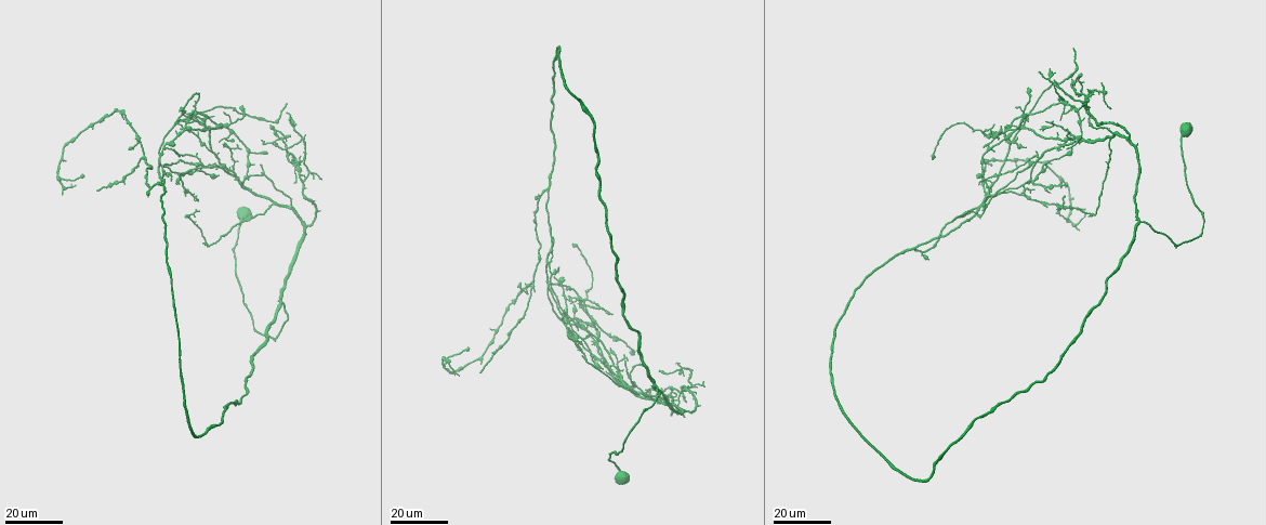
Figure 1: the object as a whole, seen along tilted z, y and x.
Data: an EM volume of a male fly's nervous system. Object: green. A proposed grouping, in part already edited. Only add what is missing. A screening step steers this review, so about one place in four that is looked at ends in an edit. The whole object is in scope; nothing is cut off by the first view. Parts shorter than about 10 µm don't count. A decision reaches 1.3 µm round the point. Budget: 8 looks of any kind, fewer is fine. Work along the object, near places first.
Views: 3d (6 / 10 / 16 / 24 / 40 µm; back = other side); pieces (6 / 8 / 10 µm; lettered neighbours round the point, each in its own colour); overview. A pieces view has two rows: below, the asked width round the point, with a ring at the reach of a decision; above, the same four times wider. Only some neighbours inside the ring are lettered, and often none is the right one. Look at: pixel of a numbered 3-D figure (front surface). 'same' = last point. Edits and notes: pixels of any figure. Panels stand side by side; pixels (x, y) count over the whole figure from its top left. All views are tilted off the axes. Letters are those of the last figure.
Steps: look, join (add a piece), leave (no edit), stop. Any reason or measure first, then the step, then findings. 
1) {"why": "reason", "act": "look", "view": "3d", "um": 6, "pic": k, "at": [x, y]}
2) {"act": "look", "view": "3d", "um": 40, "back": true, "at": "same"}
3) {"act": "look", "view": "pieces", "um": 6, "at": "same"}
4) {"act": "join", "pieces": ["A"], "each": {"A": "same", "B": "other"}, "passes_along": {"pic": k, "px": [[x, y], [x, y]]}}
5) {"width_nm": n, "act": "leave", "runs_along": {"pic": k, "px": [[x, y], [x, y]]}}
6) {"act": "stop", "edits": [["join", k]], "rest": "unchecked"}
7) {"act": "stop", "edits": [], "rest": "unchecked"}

{"why": "end of a long branch", "act": "look", "view": "3d", "um": 24, "pic": 1, "at": [1074, 50]}

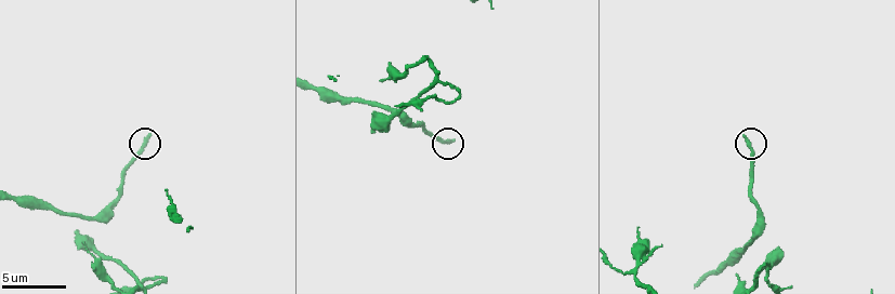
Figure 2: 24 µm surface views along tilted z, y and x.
{"why": "what lies round it", "act": "look", "view": "pieces", "um": 6, "pic": 2, "at": [148, 135]}

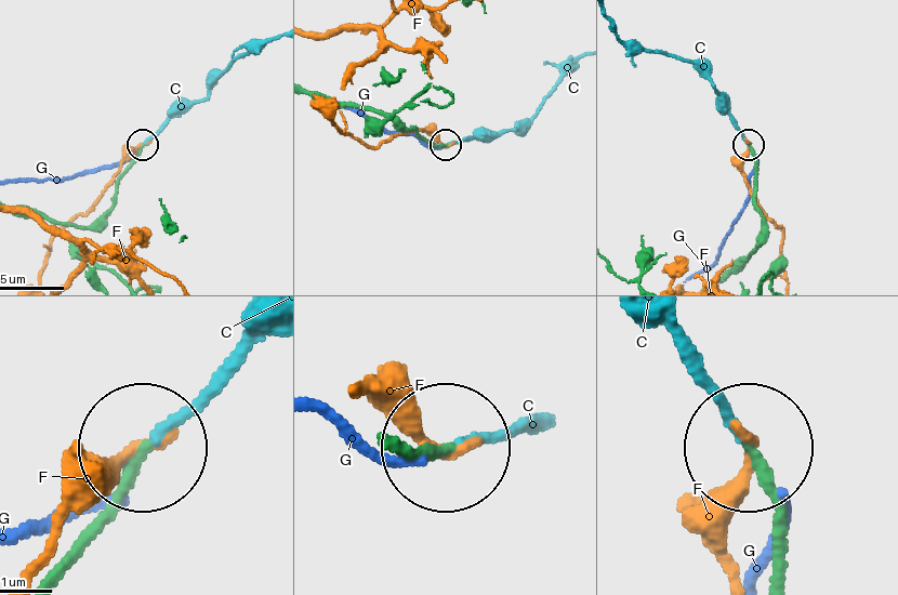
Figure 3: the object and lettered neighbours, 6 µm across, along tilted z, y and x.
{"act": "join", "pieces": ["C"], "each": {"C": "same", "F": "other", "G": "other"}, "passes_along": {"pic": 3, "px": [[388, 438], [430, 454], [537, 424]]}, "found": "the cell continues"}

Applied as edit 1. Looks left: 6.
{"act": "look", "view": "overview"}

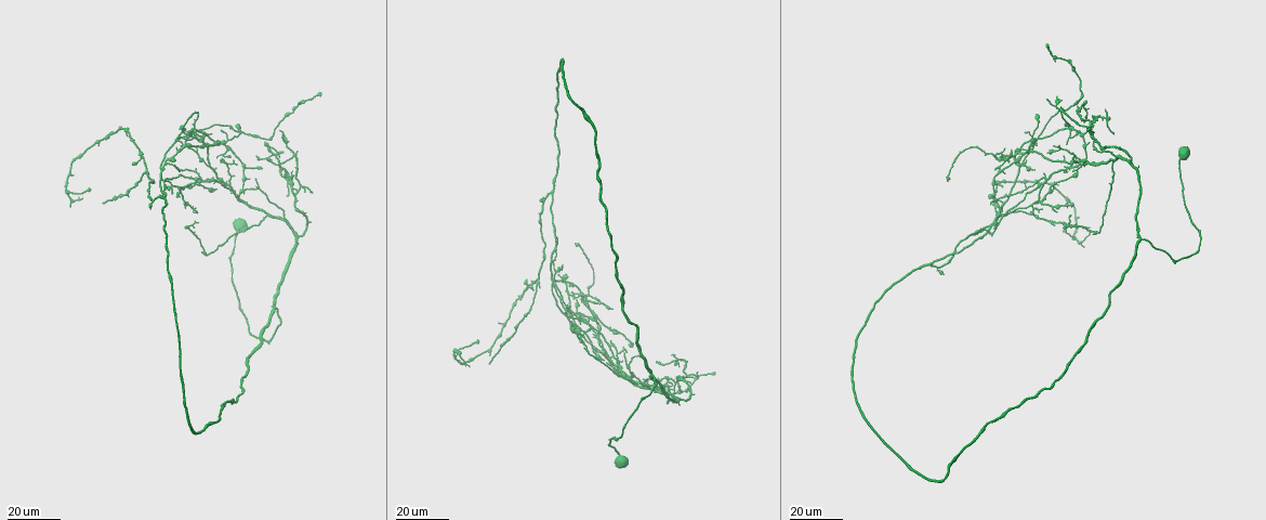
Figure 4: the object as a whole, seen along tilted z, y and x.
{"why": "an open end", "act": "look", "view": "3d", "um": 16, "pic": 4, "at": [477, 340]}

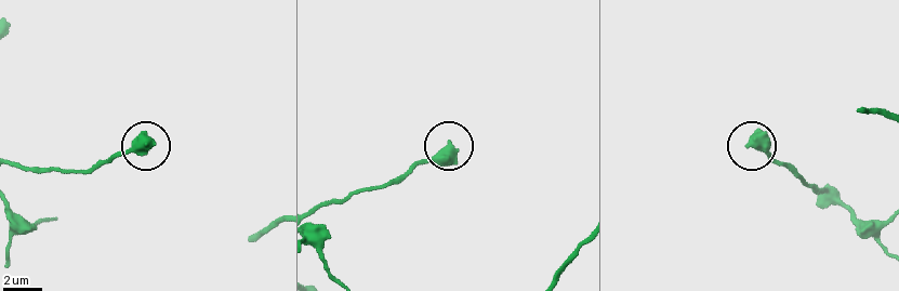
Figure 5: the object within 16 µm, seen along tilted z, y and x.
{"act": "look", "view": "pieces", "um": 8, "pic": 5, "at": [456, 151]}

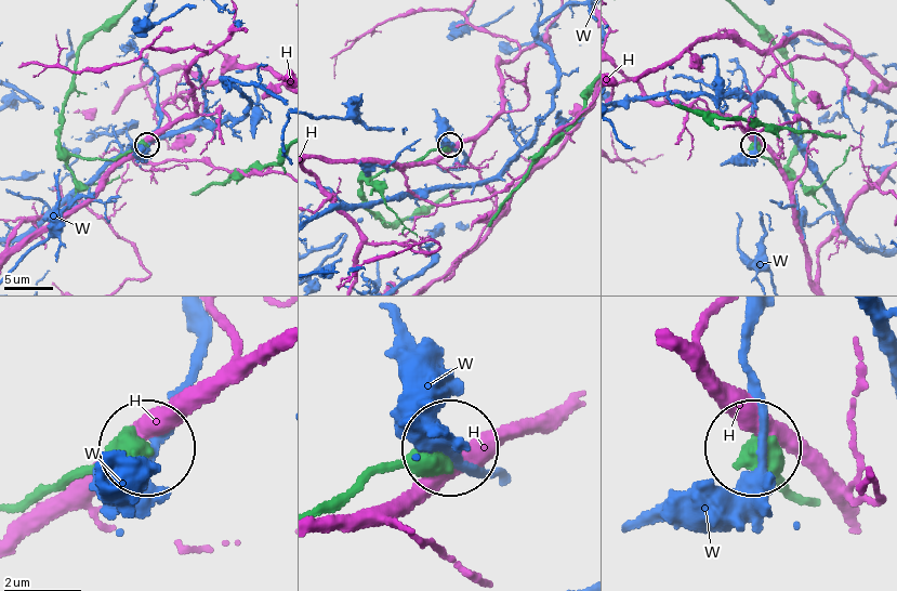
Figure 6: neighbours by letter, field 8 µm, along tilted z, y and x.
{"act": "leave", "each": {"H": "other", "W": "other"}, "found": "no lettered piece goes on from it"}

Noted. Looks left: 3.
{"why": "tapers out", "act": "look", "view": "3d", "um": 24, "pic": 1, "at": [953, 219]}

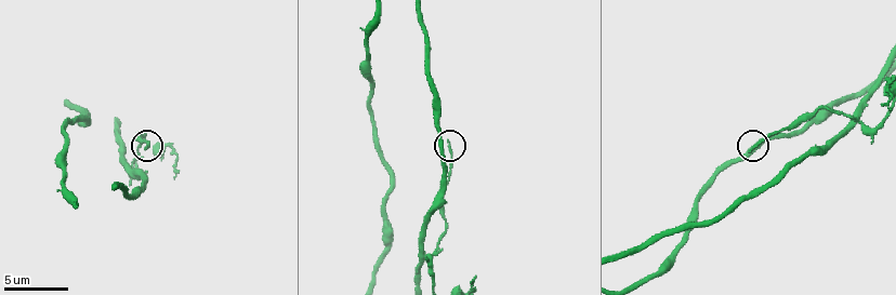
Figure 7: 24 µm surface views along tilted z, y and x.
{"act": "look", "view": "pieces", "um": 8, "pic": 7, "at": [749, 151]}

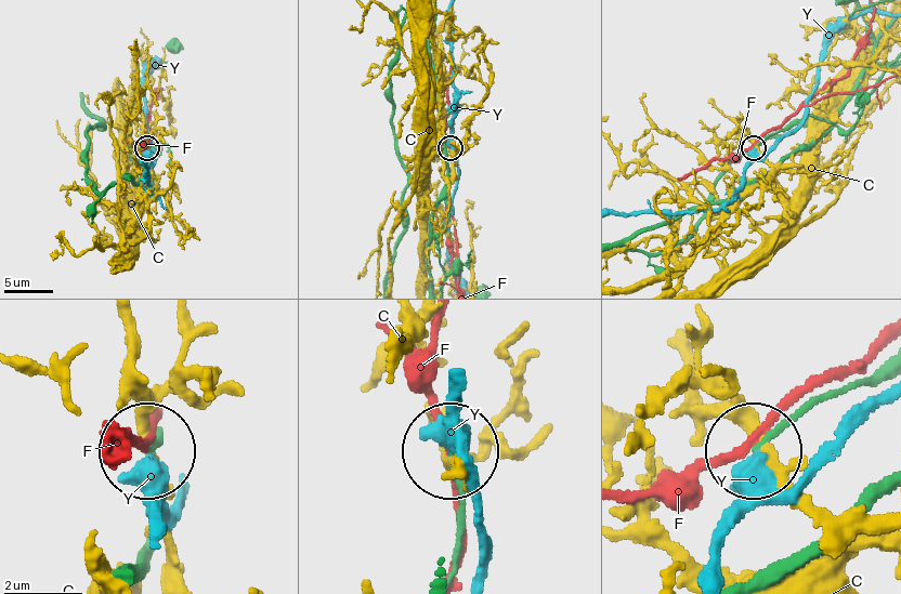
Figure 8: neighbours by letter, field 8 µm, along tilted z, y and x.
{"act": "leave", "each": {"C": "other", "F": "other", "Y": "other"}, "found": "no lettered piece goes on from it"}

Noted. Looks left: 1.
{"act": "stop", "edits": [["join", 3]], "rest": "unchecked"}

